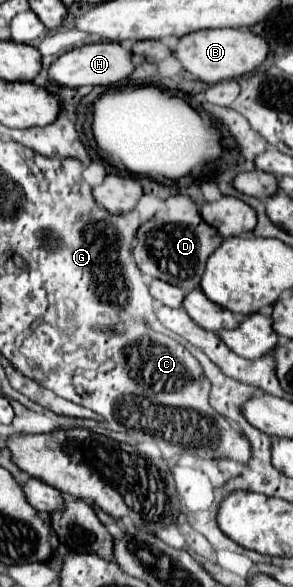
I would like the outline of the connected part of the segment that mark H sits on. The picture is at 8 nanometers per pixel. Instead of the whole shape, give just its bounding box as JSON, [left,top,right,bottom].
[49,42,133,88]

